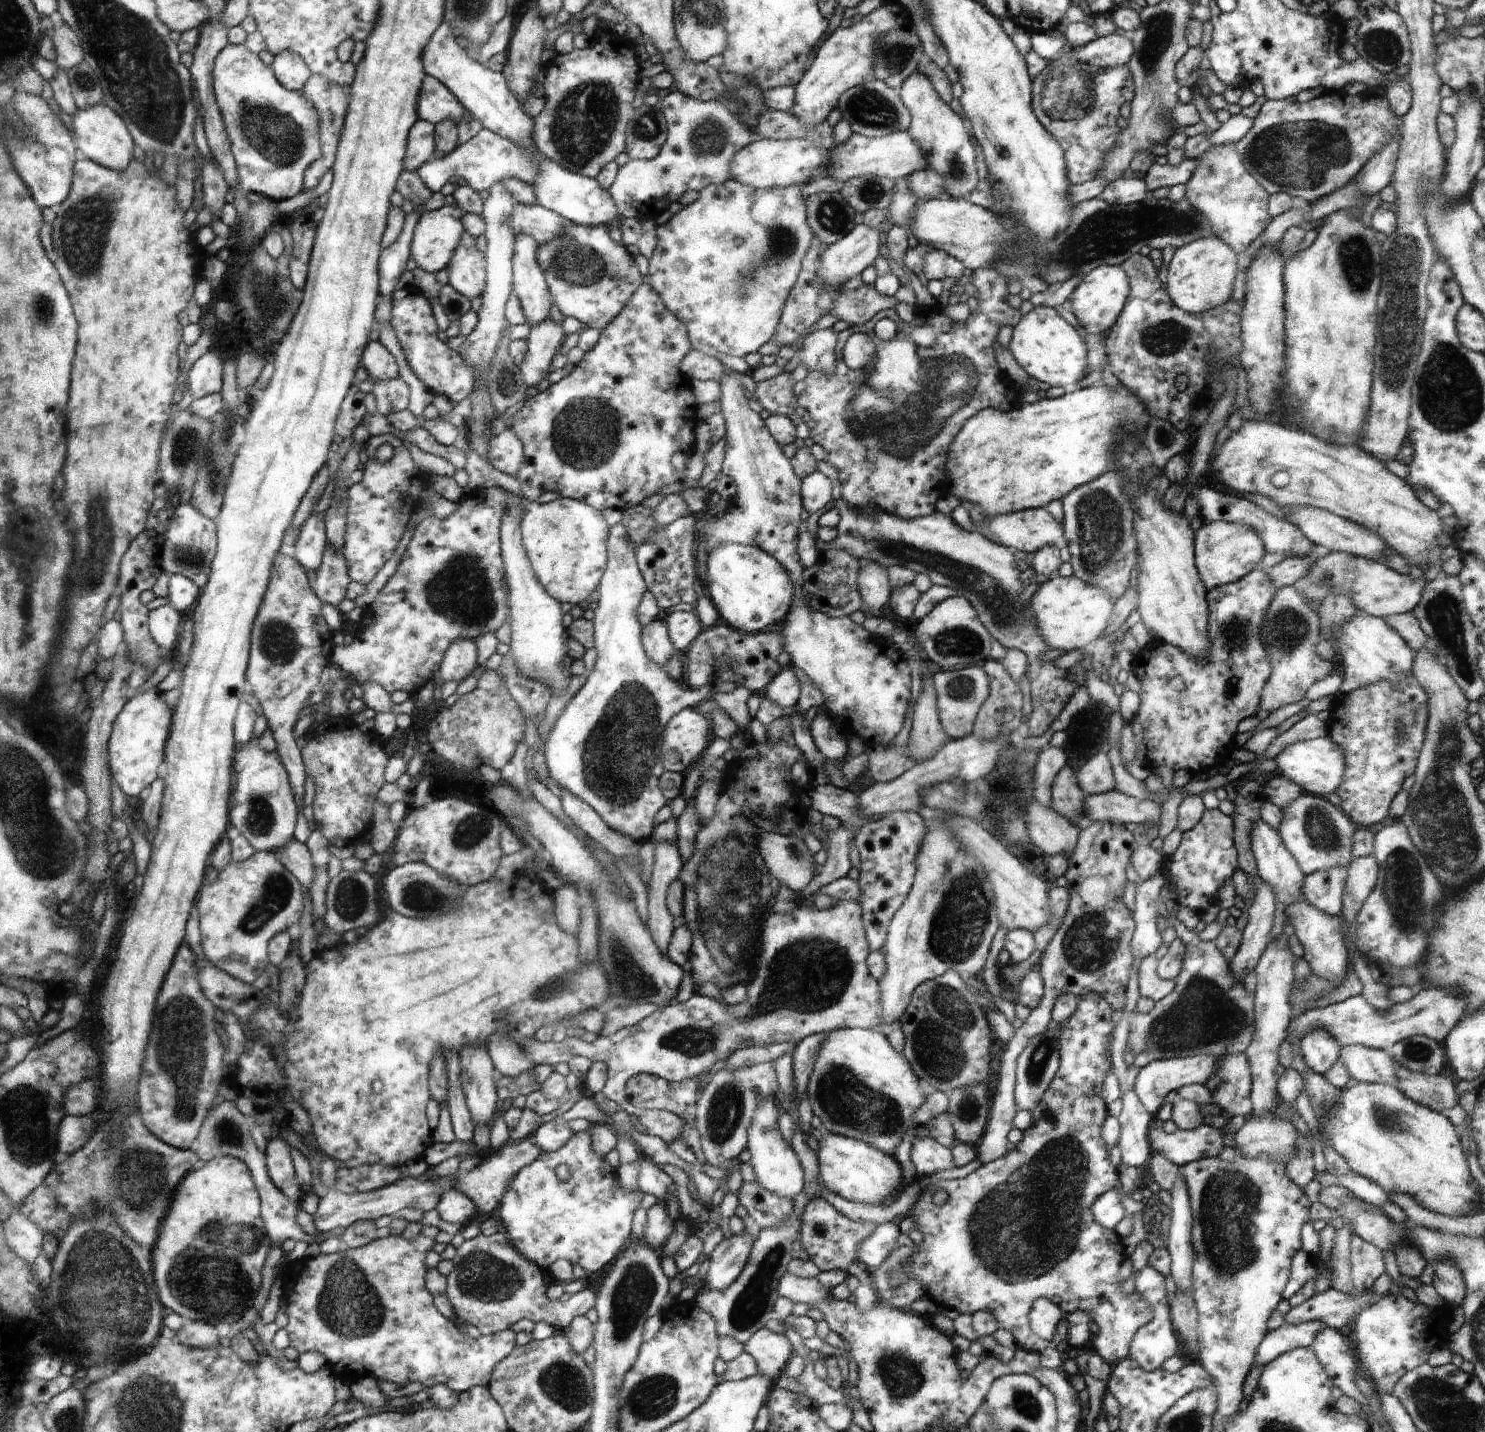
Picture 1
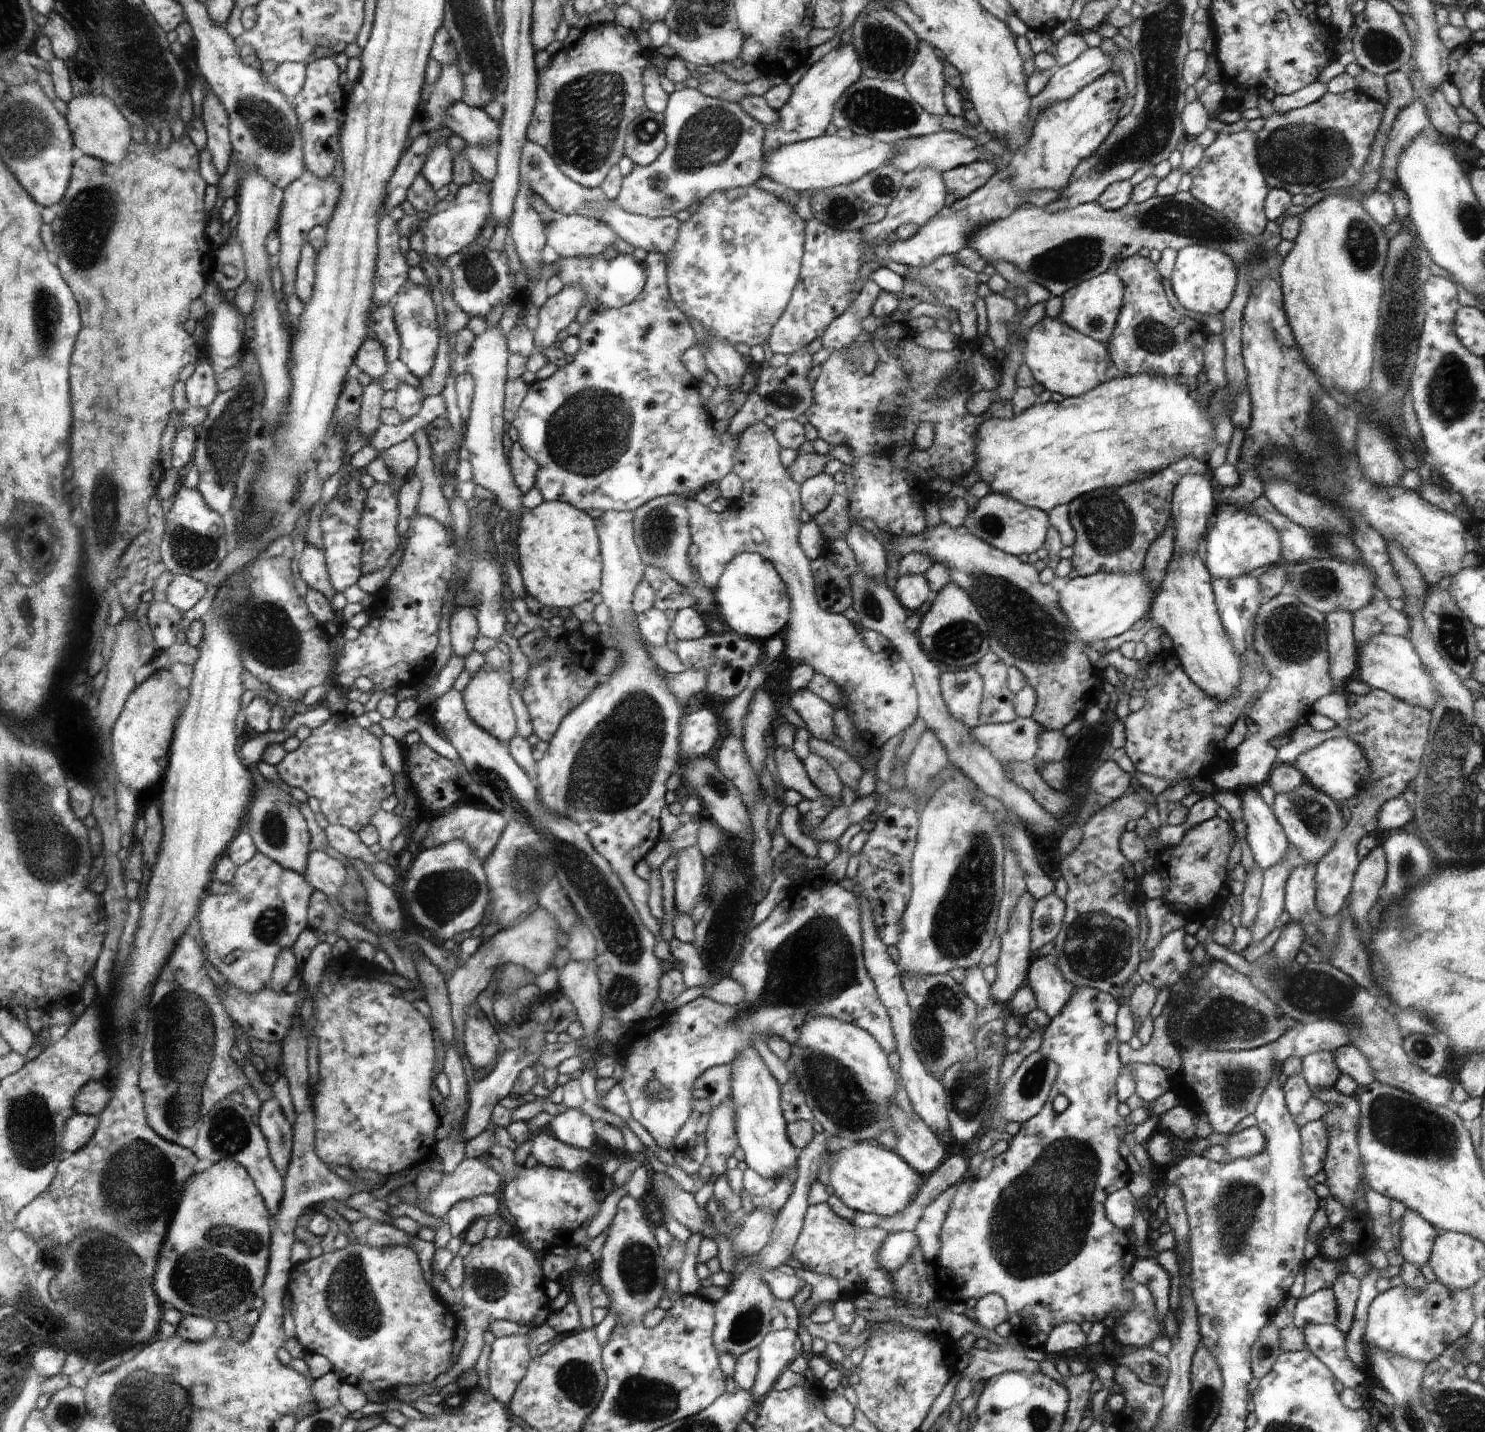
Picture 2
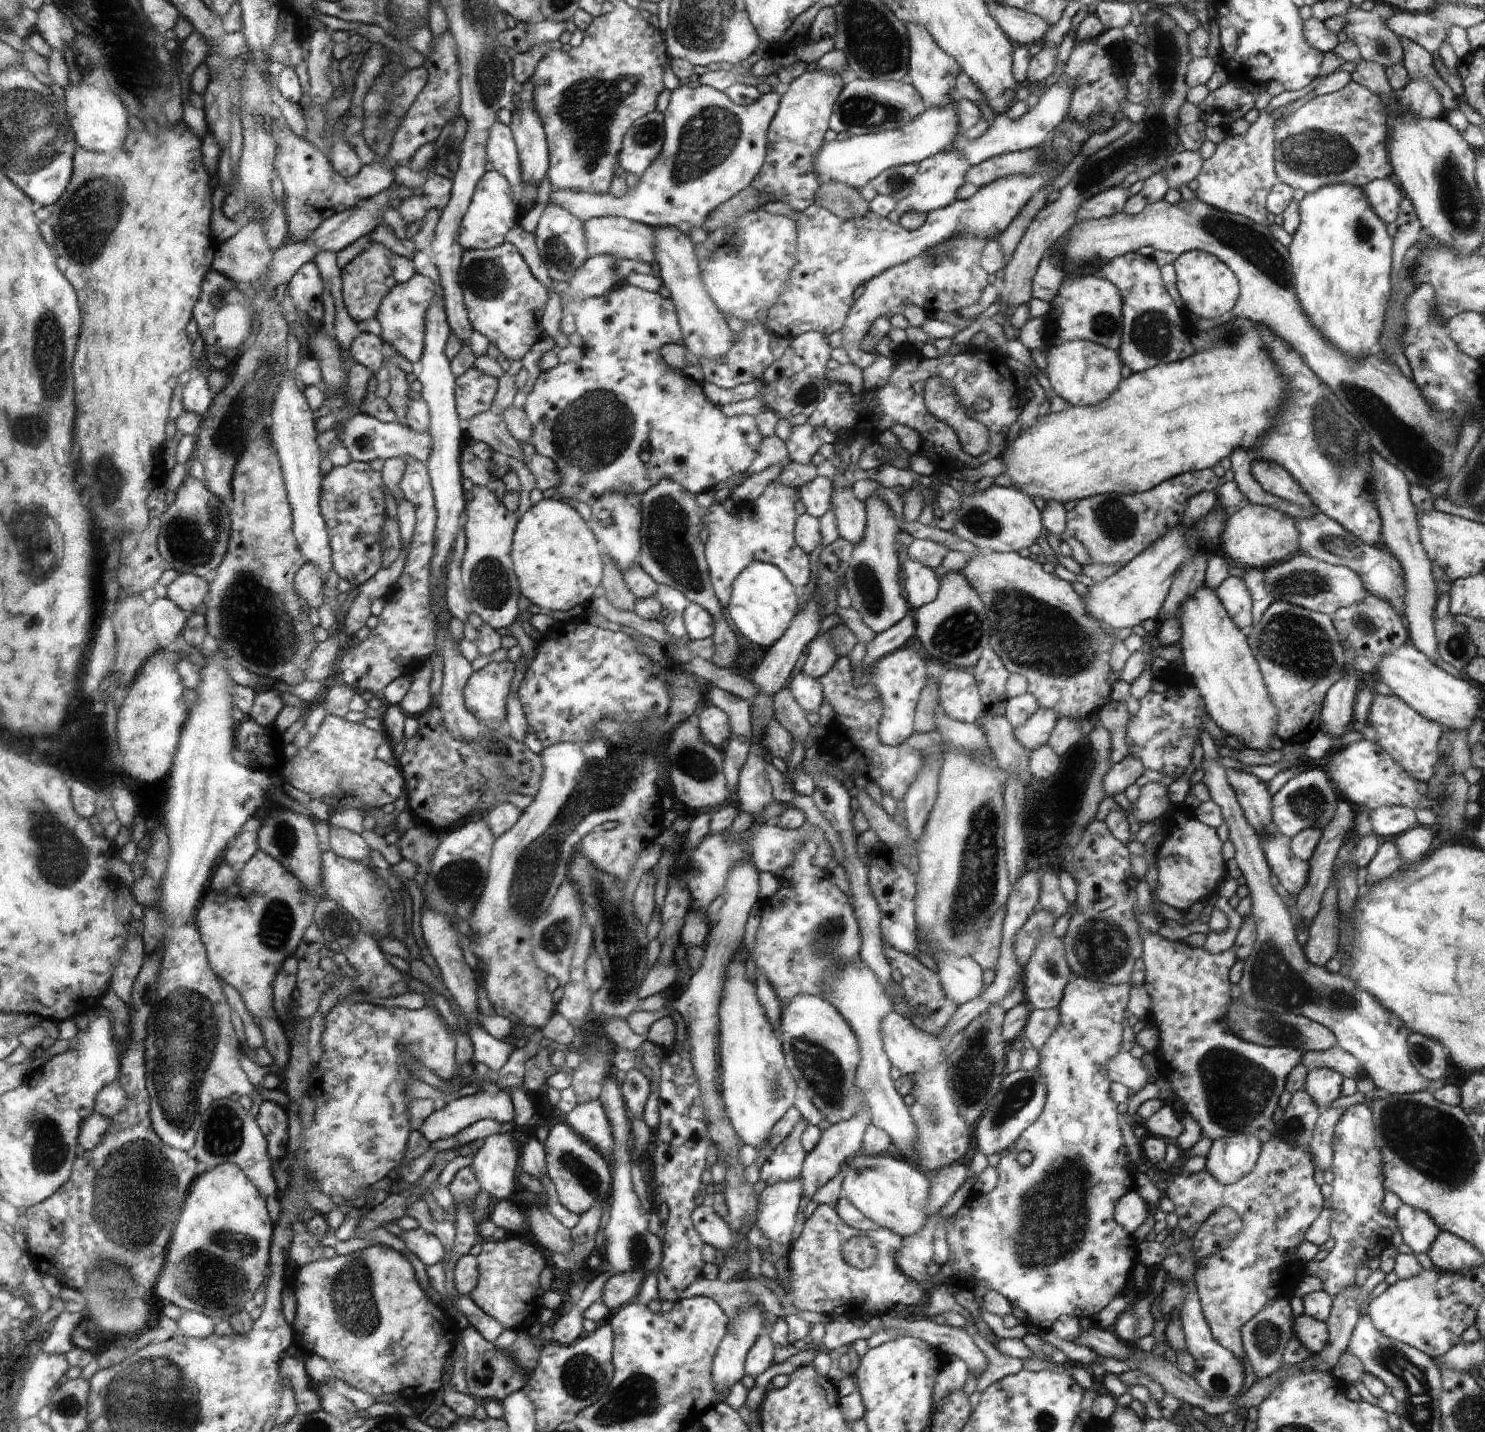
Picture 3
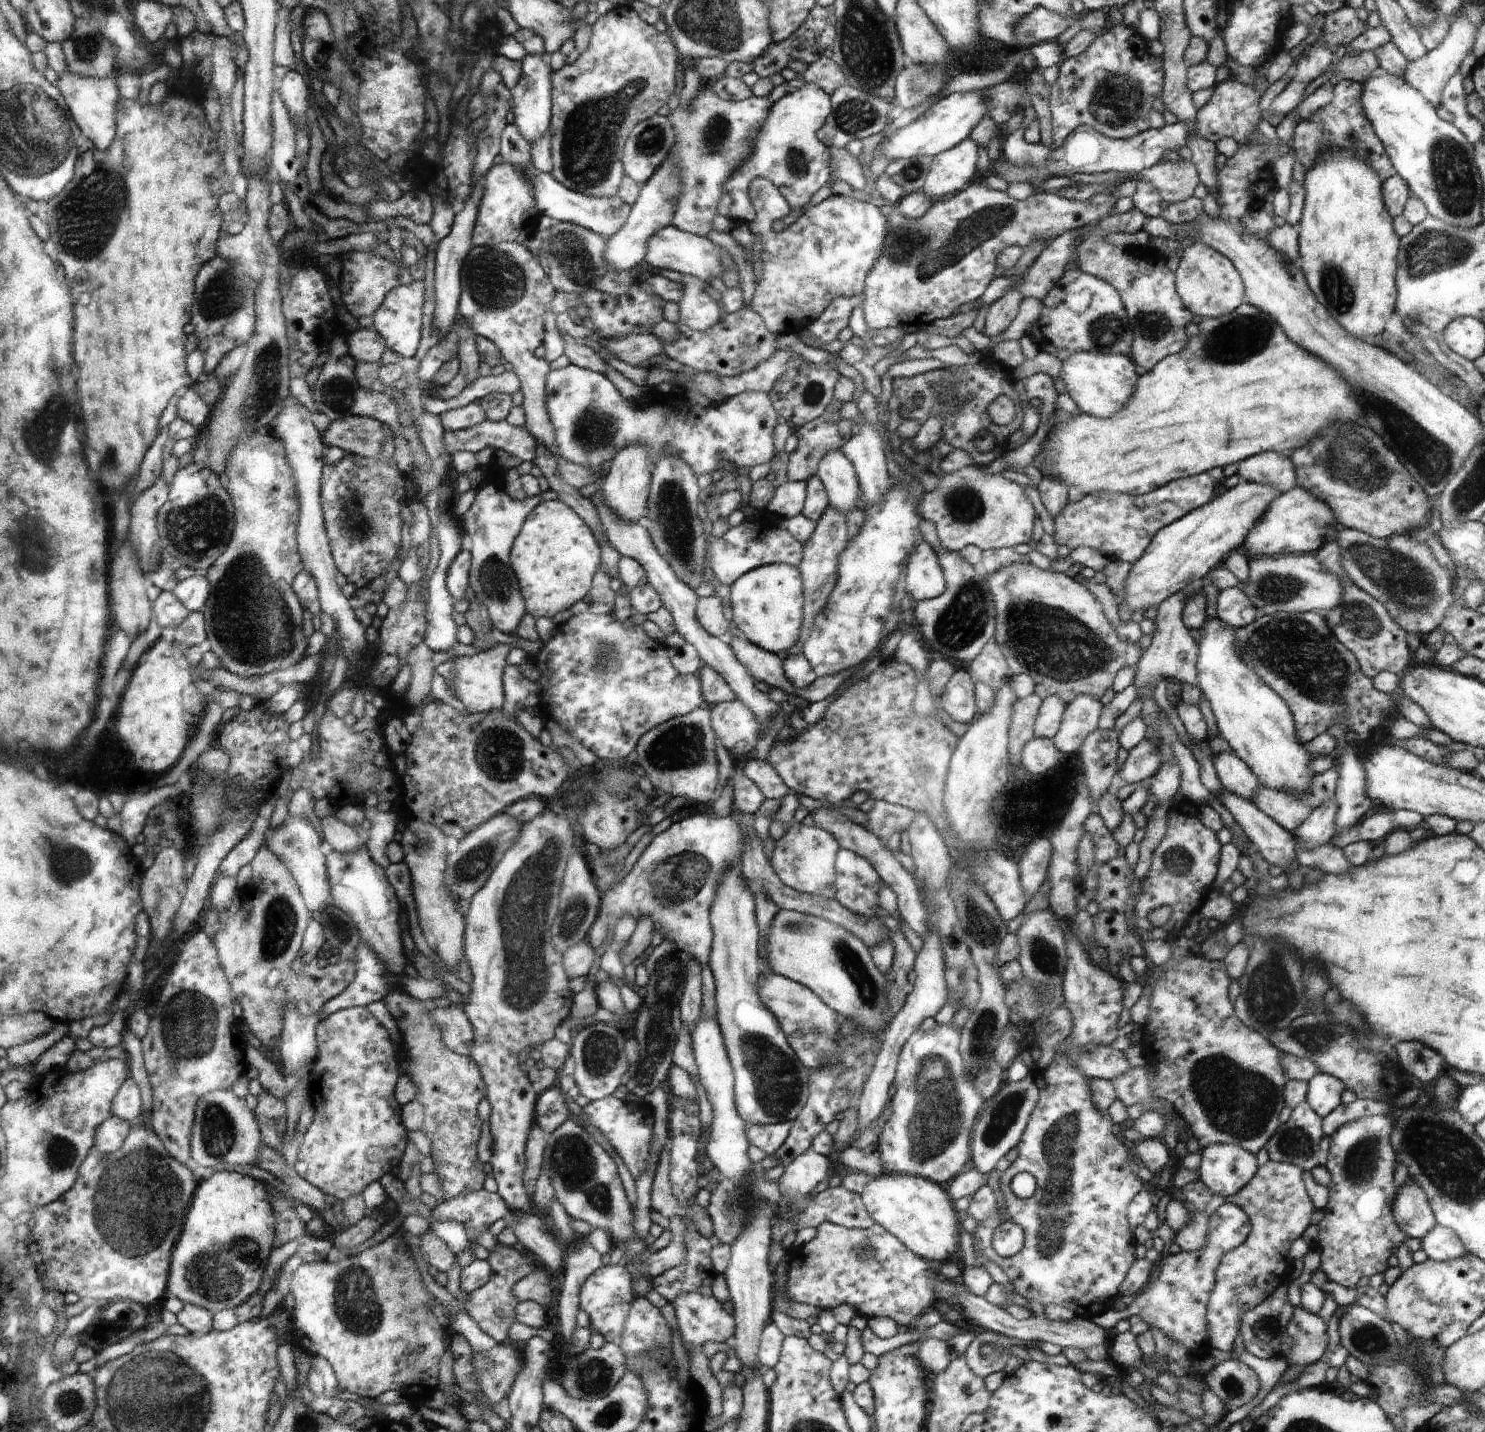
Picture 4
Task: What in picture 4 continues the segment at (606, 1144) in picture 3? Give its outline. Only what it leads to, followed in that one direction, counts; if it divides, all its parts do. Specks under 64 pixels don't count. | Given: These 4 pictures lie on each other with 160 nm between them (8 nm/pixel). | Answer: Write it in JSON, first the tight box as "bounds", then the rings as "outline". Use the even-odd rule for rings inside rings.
{"bounds":[582,1095,654,1180],"outline":[[[615,1095],[588,1102],[582,1108],[582,1116],[587,1125],[591,1125],[605,1136],[635,1180],[644,1174],[650,1160],[654,1118],[648,1114],[648,1124],[646,1124],[646,1114],[648,1114],[646,1108],[630,1108],[622,1097]]]}

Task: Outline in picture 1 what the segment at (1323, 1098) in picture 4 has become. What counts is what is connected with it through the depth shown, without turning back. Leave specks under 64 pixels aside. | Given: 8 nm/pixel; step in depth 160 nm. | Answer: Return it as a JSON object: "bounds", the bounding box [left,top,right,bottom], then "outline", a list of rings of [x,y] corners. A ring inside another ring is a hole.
{"bounds":[1299,1029,1341,1075],"outline":[[[1316,1029],[1299,1043],[1304,1062],[1318,1074],[1324,1075],[1339,1060],[1341,1046],[1327,1030]]]}

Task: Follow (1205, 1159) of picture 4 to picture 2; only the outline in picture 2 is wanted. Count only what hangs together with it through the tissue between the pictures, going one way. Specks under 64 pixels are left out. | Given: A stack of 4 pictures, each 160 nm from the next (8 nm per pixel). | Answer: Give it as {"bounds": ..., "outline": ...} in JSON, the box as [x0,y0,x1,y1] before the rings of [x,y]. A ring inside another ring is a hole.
{"bounds":[1225,1127,1265,1160],"outline":[[[1238,1127],[1228,1135],[1225,1148],[1226,1160],[1248,1158],[1261,1153],[1265,1140],[1258,1127]]]}

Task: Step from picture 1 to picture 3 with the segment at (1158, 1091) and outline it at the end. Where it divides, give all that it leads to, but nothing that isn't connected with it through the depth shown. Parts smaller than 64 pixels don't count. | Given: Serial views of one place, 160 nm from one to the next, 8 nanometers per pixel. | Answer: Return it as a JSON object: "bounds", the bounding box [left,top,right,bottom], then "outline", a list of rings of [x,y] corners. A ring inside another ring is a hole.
{"bounds":[1107,1051,1148,1090],"outline":[[[1130,1051],[1120,1052],[1107,1066],[1107,1075],[1115,1083],[1125,1084],[1130,1090],[1140,1090],[1148,1077],[1147,1068]]]}

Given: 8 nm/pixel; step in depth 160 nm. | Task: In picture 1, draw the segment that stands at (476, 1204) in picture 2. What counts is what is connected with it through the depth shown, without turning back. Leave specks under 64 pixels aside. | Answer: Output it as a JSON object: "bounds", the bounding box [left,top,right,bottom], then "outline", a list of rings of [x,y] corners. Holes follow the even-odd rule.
{"bounds":[436,1189,477,1228],"outline":[[[454,1189],[445,1192],[436,1205],[440,1218],[446,1222],[458,1222],[463,1228],[470,1223],[470,1218],[477,1211],[474,1202],[462,1191]]]}

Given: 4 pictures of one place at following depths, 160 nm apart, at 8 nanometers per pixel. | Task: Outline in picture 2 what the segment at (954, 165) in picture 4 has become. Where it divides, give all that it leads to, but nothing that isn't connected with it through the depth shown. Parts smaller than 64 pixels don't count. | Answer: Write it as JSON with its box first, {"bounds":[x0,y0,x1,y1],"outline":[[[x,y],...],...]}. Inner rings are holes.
{"bounds":[862,167,949,245],"outline":[[[918,167],[908,171],[903,180],[905,183],[889,204],[886,216],[880,222],[870,222],[862,228],[869,243],[875,245],[884,241],[888,234],[895,232],[900,225],[913,224],[920,228],[944,208],[949,188],[942,171],[932,167]]]}

